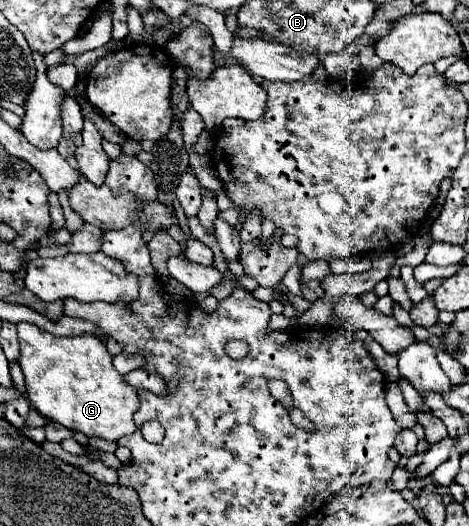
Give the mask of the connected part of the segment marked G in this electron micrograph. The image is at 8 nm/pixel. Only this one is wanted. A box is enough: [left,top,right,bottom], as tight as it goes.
[16,323,138,441]

